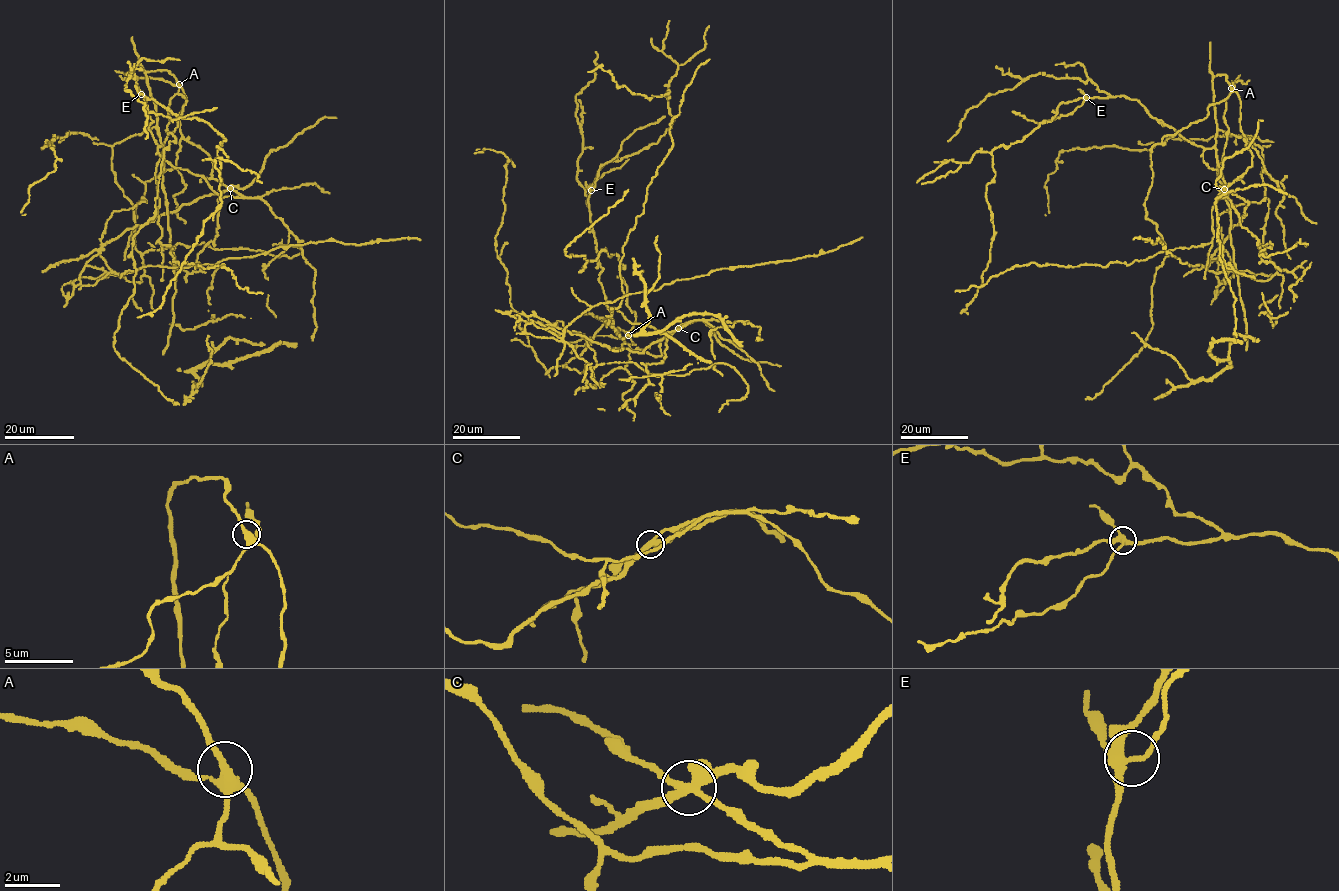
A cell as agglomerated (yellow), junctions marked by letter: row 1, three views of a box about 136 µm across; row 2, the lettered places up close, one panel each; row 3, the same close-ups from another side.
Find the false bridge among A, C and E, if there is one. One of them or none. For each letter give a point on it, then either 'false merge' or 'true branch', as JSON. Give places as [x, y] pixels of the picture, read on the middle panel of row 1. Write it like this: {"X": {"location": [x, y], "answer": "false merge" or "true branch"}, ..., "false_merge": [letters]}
{"A": {"location": [628, 335], "answer": "true branch"}, "C": {"location": [678, 328], "answer": "false merge"}, "E": {"location": [591, 190], "answer": "true branch"}, "false_merge": ["C"]}

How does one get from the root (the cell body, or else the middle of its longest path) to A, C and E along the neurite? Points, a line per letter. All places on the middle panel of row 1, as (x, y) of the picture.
A: (655, 356), (642, 350), (632, 350), (628, 344), (635, 345), (628, 335)
C: (655, 356), (662, 355), (660, 340), (678, 328)
E: (655, 356), (662, 355), (660, 340), (688, 322), (659, 331), (608, 308), (591, 190)

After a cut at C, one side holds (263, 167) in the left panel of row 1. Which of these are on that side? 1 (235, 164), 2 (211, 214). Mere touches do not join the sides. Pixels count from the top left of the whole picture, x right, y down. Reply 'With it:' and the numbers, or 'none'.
With it: none

